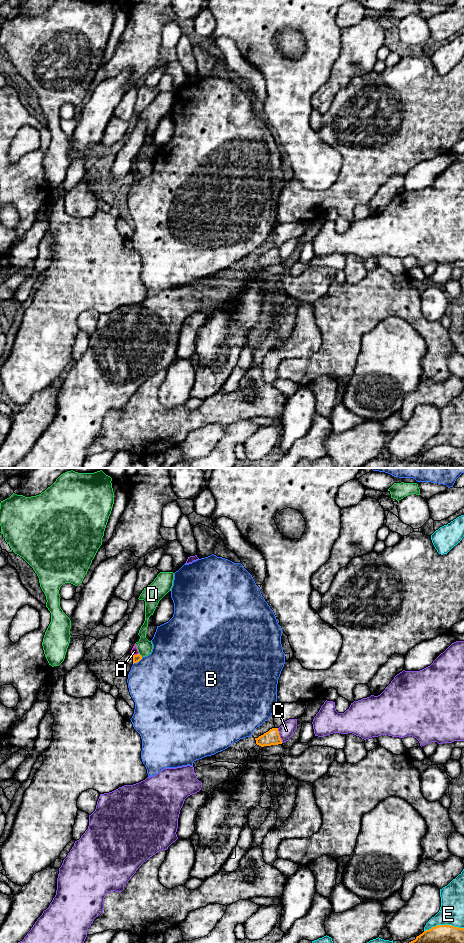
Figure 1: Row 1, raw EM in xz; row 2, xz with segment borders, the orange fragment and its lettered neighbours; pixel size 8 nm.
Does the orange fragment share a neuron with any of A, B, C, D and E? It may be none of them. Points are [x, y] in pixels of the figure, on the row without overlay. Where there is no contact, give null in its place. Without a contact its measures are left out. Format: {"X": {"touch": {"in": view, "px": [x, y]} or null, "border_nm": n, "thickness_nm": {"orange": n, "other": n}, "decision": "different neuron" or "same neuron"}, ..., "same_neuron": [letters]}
{"A": {"touch": {"in": "xz", "px": [135, 175]}, "border_nm": 50, "thickness_nm": {"orange": 60, "other": 60}, "decision": "different neuron"}, "B": {"touch": {"in": "xz", "px": [137, 181]}, "border_nm": 100, "thickness_nm": {"orange": 60, "other": 480}, "decision": "different neuron"}, "C": {"touch": {"in": "xz", "px": [279, 255]}, "border_nm": 130, "thickness_nm": {"orange": 120, "other": 120}, "decision": "different neuron"}, "D": {"touch": {"in": "xz", "px": [140, 175]}, "border_nm": 40, "thickness_nm": {"orange": 60, "other": 120}, "decision": "different neuron"}, "E": {"touch": {"in": "xz", "px": [443, 445]}, "border_nm": 320, "thickness_nm": {"orange": 360, "other": 200}, "decision": "different neuron"}, "same_neuron": []}

